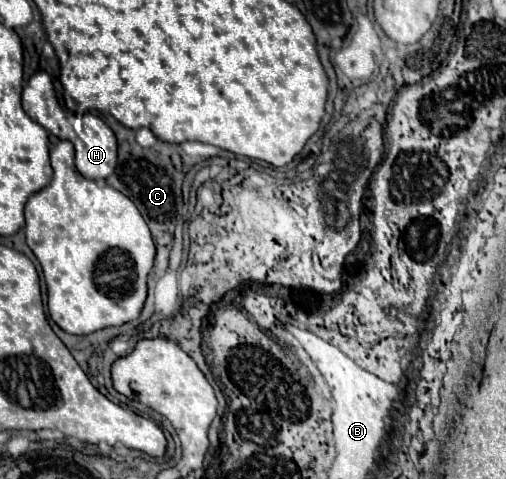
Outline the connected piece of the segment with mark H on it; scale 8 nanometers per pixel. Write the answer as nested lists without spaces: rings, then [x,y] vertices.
[[[38,72],[28,80],[28,84],[26,84],[24,92],[22,92],[22,108],[34,122],[38,122],[50,134],[56,134],[59,139],[72,142],[75,149],[76,170],[84,178],[88,178],[88,180],[104,180],[118,166],[118,145],[114,132],[104,122],[102,122],[102,132],[100,132],[100,126],[98,126],[100,118],[98,116],[90,112],[83,115],[74,114],[74,112],[58,104],[54,88],[52,88],[52,80],[50,80],[50,76],[46,72]]]

